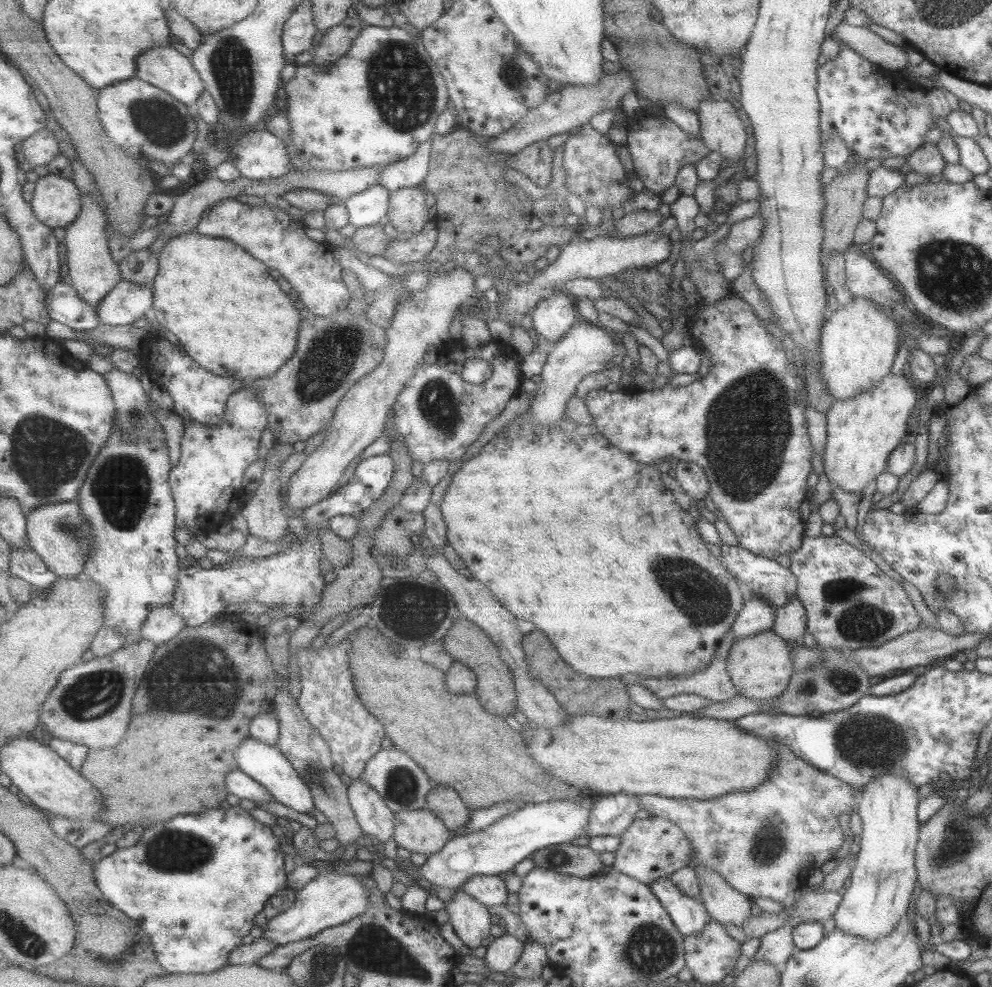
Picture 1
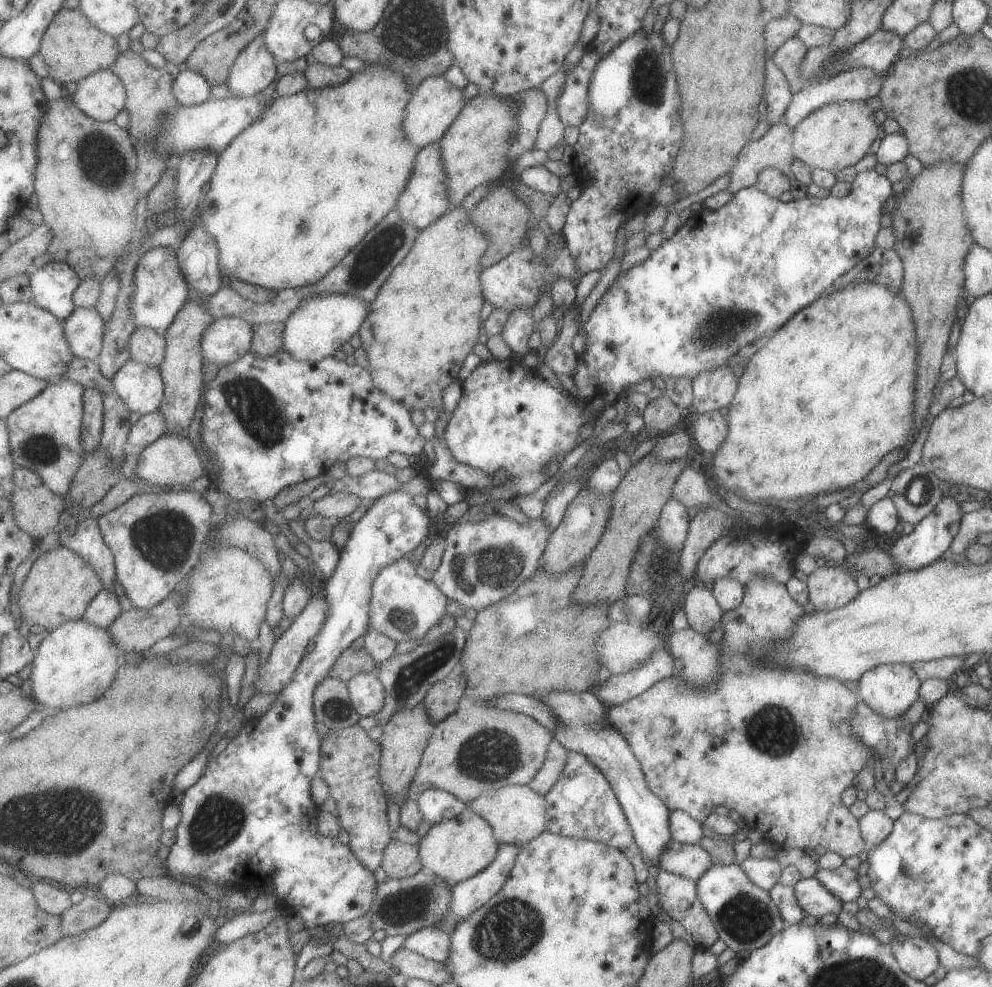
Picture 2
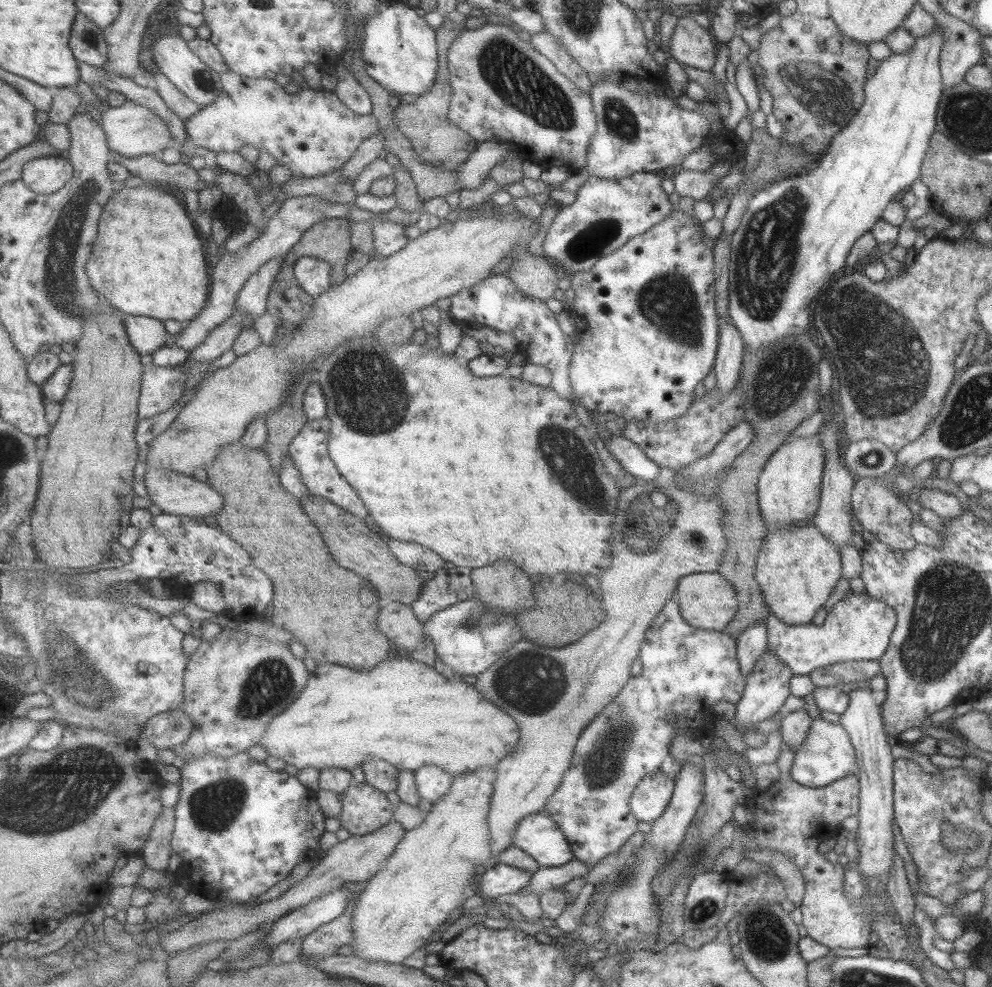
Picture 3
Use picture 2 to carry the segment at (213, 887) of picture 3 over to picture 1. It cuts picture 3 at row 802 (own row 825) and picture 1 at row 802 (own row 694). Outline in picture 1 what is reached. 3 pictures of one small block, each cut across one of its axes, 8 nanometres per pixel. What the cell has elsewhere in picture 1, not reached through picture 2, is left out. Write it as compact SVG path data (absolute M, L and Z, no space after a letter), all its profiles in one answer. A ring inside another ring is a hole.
M249 737L236 750L236 761L239 769L257 782L260 782L263 786L266 786L277 802L298 812L315 811L314 794L311 792L311 787L307 786L302 775L295 770L290 759L287 758L287 755L278 745L261 742L258 738Z

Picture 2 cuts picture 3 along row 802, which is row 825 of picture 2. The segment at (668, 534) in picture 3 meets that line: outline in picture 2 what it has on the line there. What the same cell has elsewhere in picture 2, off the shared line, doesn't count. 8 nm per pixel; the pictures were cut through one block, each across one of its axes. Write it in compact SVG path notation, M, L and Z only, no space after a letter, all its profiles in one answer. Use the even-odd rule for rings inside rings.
M509 785L485 795L468 804L477 814L484 816L494 826L500 843L515 843L522 848L548 830L548 806L546 798L531 785Z

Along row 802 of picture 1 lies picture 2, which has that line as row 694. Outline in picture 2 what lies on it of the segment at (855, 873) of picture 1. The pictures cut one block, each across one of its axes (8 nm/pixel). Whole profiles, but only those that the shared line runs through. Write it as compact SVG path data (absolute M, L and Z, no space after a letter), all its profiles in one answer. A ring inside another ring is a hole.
M893 663L879 665L866 670L857 680L857 697L862 700L875 714L890 719L899 717L918 698L918 688L921 684L910 665Z

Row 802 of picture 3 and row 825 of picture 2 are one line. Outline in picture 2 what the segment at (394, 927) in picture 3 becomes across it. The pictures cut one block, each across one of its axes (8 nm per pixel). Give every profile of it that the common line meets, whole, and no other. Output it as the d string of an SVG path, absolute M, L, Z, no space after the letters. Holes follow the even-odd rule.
M466 806L459 816L430 827L421 839L420 855L426 869L433 870L453 885L483 872L495 860L499 845L494 826L484 816Z

